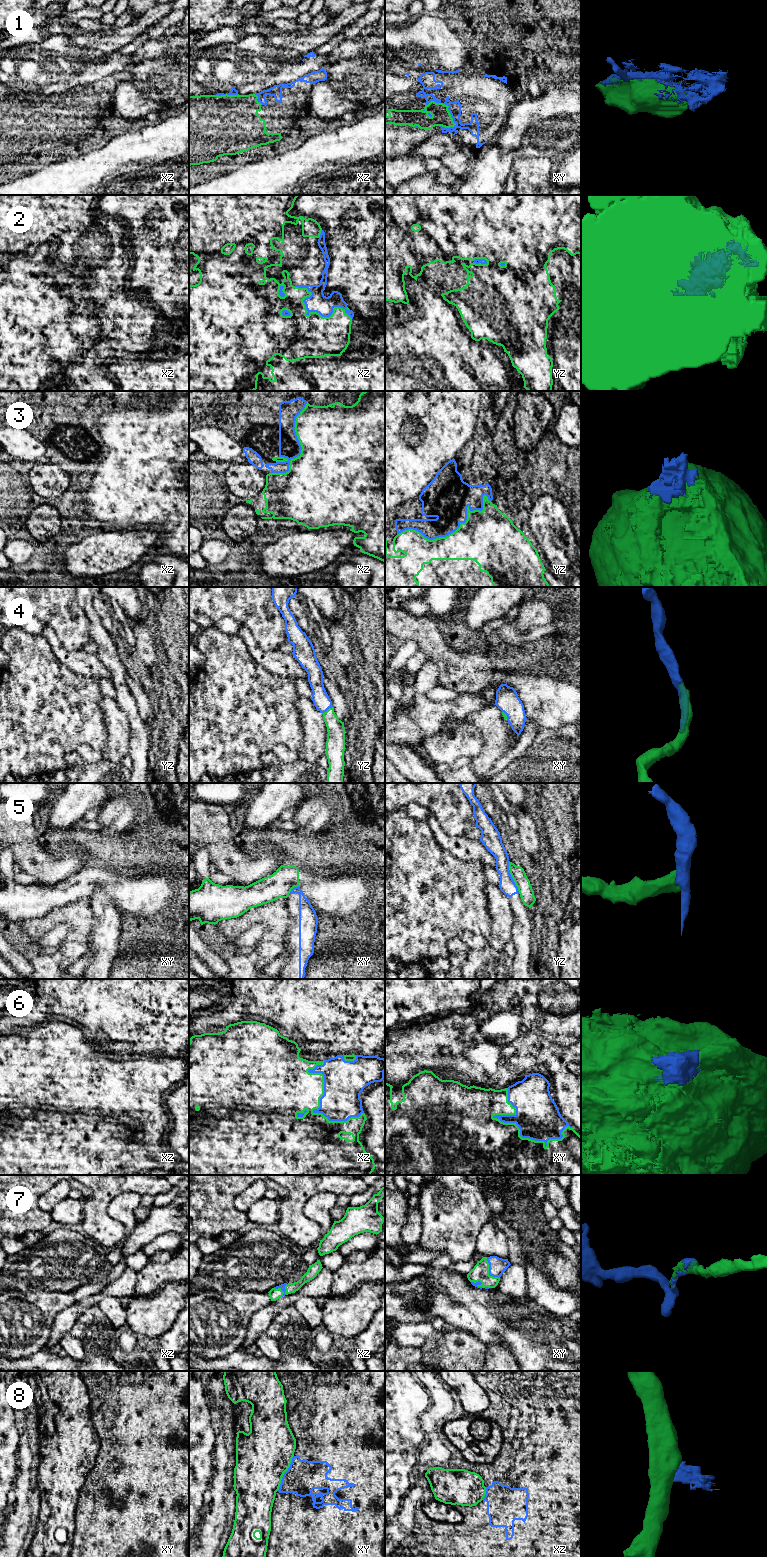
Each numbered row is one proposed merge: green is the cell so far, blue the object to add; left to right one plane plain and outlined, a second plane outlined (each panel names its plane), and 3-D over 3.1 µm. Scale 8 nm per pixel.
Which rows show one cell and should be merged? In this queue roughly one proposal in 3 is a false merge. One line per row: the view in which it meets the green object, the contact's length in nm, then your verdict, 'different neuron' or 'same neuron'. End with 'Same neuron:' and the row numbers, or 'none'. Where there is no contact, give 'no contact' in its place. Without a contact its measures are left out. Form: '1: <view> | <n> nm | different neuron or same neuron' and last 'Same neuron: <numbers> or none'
1: xy | 220 nm | same neuron
2: xz | 550 nm | same neuron
3: yz | 800 nm | different neuron
4: yz | 110 nm | same neuron
5: yz | 260 nm | different neuron
6: xy | 650 nm | same neuron
7: xy | 200 nm | same neuron
8: xy | 320 nm | different neuron
Same neuron: 1, 2, 4, 6, 7

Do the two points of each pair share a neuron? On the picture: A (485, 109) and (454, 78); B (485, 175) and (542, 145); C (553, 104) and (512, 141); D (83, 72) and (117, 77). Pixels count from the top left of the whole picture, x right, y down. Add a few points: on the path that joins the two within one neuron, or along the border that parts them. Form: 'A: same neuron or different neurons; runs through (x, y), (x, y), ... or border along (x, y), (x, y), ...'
A: same neuron; runs through (477, 101), (462, 86)
B: same neuron; runs through (499, 165), (512, 154), (528, 149)
C: same neuron; runs through (541, 108), (534, 110), (515, 129)
D: different neurons; border along (108, 75), (85, 84)

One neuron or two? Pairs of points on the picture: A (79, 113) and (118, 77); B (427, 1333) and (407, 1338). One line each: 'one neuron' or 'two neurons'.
A: one neuron
B: one neuron

